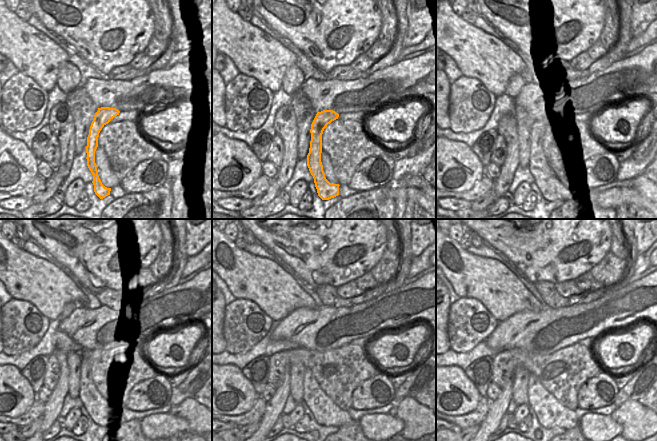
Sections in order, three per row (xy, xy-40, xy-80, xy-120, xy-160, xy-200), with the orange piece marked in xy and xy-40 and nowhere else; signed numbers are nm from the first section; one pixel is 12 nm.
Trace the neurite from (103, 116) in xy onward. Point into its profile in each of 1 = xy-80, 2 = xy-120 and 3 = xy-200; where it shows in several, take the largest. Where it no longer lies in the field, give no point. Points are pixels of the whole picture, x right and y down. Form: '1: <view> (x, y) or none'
1: xy-80 (551, 188)
2: xy-120 (101, 411)
3: xy-200 (550, 413)

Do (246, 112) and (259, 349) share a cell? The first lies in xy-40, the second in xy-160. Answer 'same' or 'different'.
different

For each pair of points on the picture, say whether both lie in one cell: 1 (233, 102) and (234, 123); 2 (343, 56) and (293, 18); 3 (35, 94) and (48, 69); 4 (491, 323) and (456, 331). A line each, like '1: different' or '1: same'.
1: same
2: same
3: different
4: same

